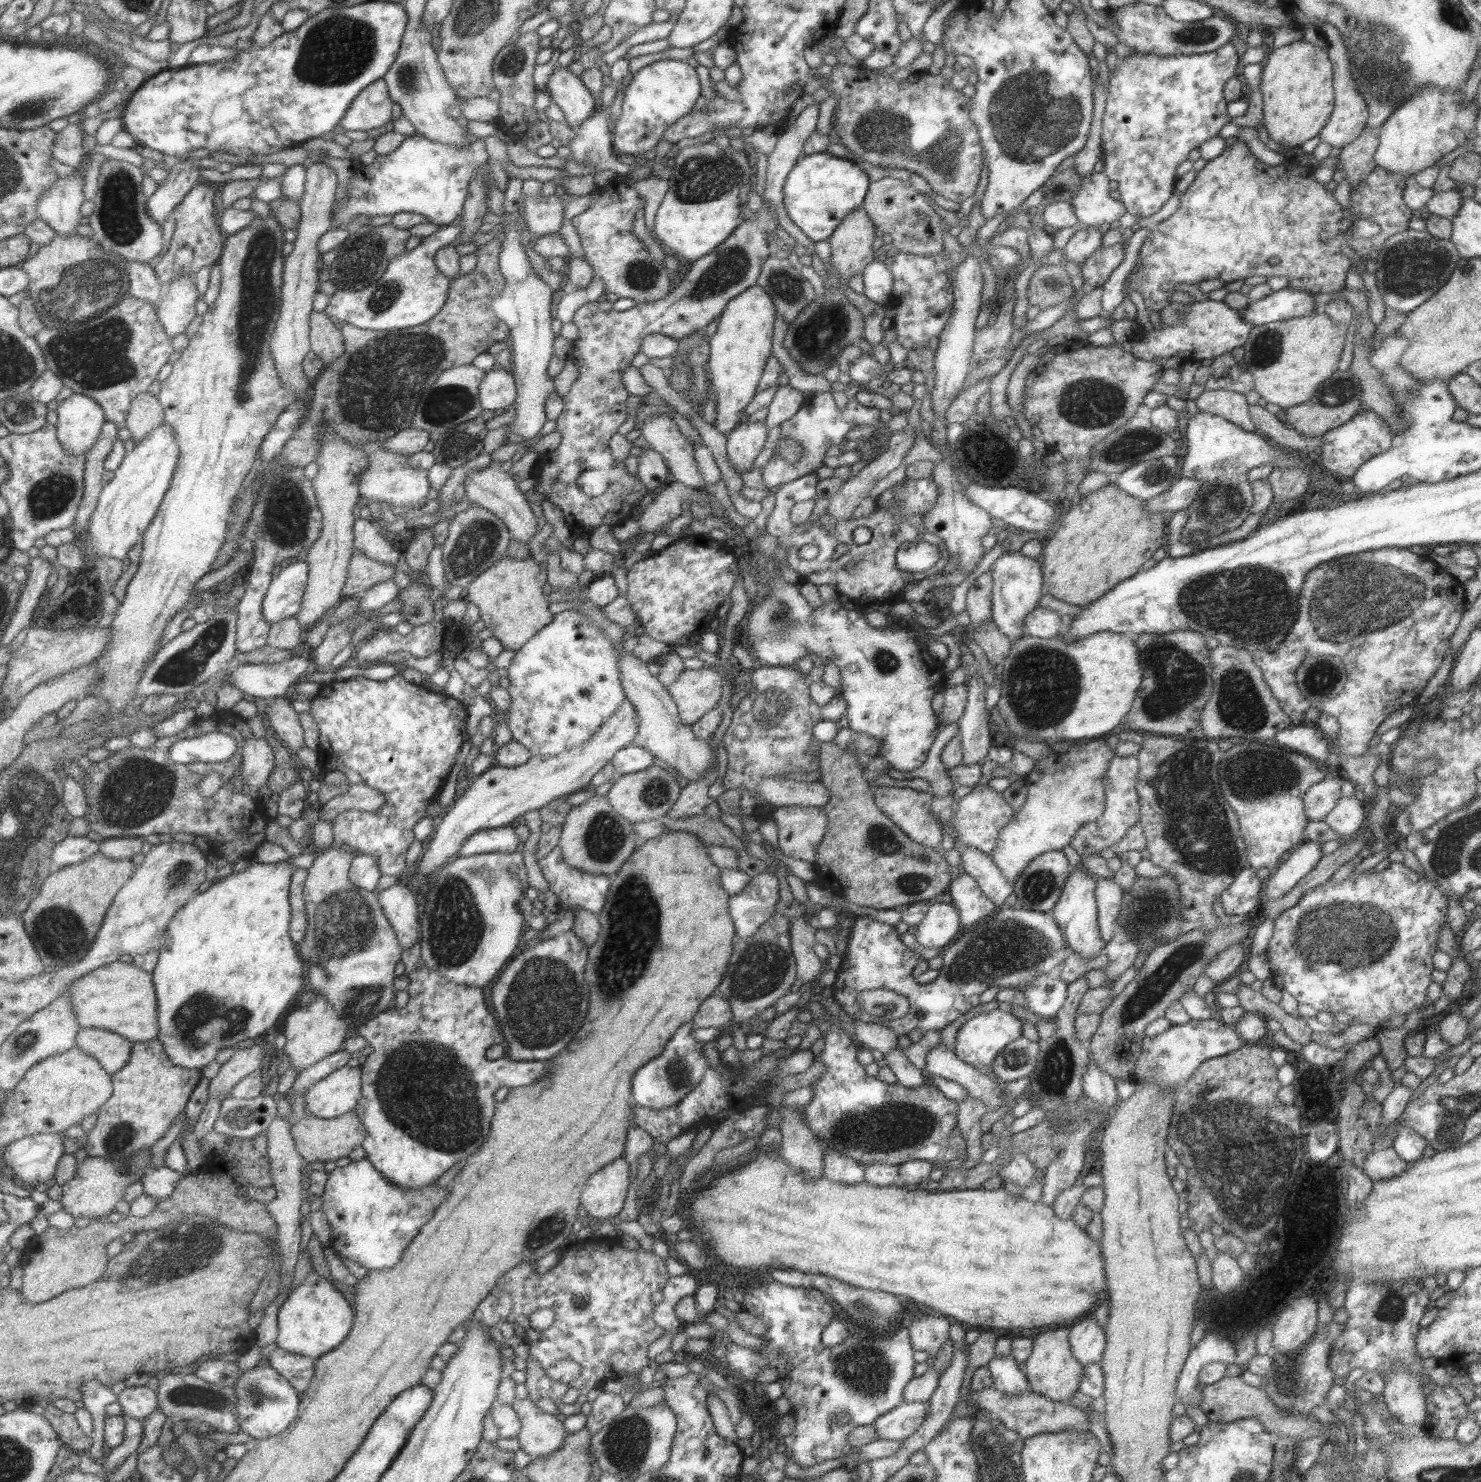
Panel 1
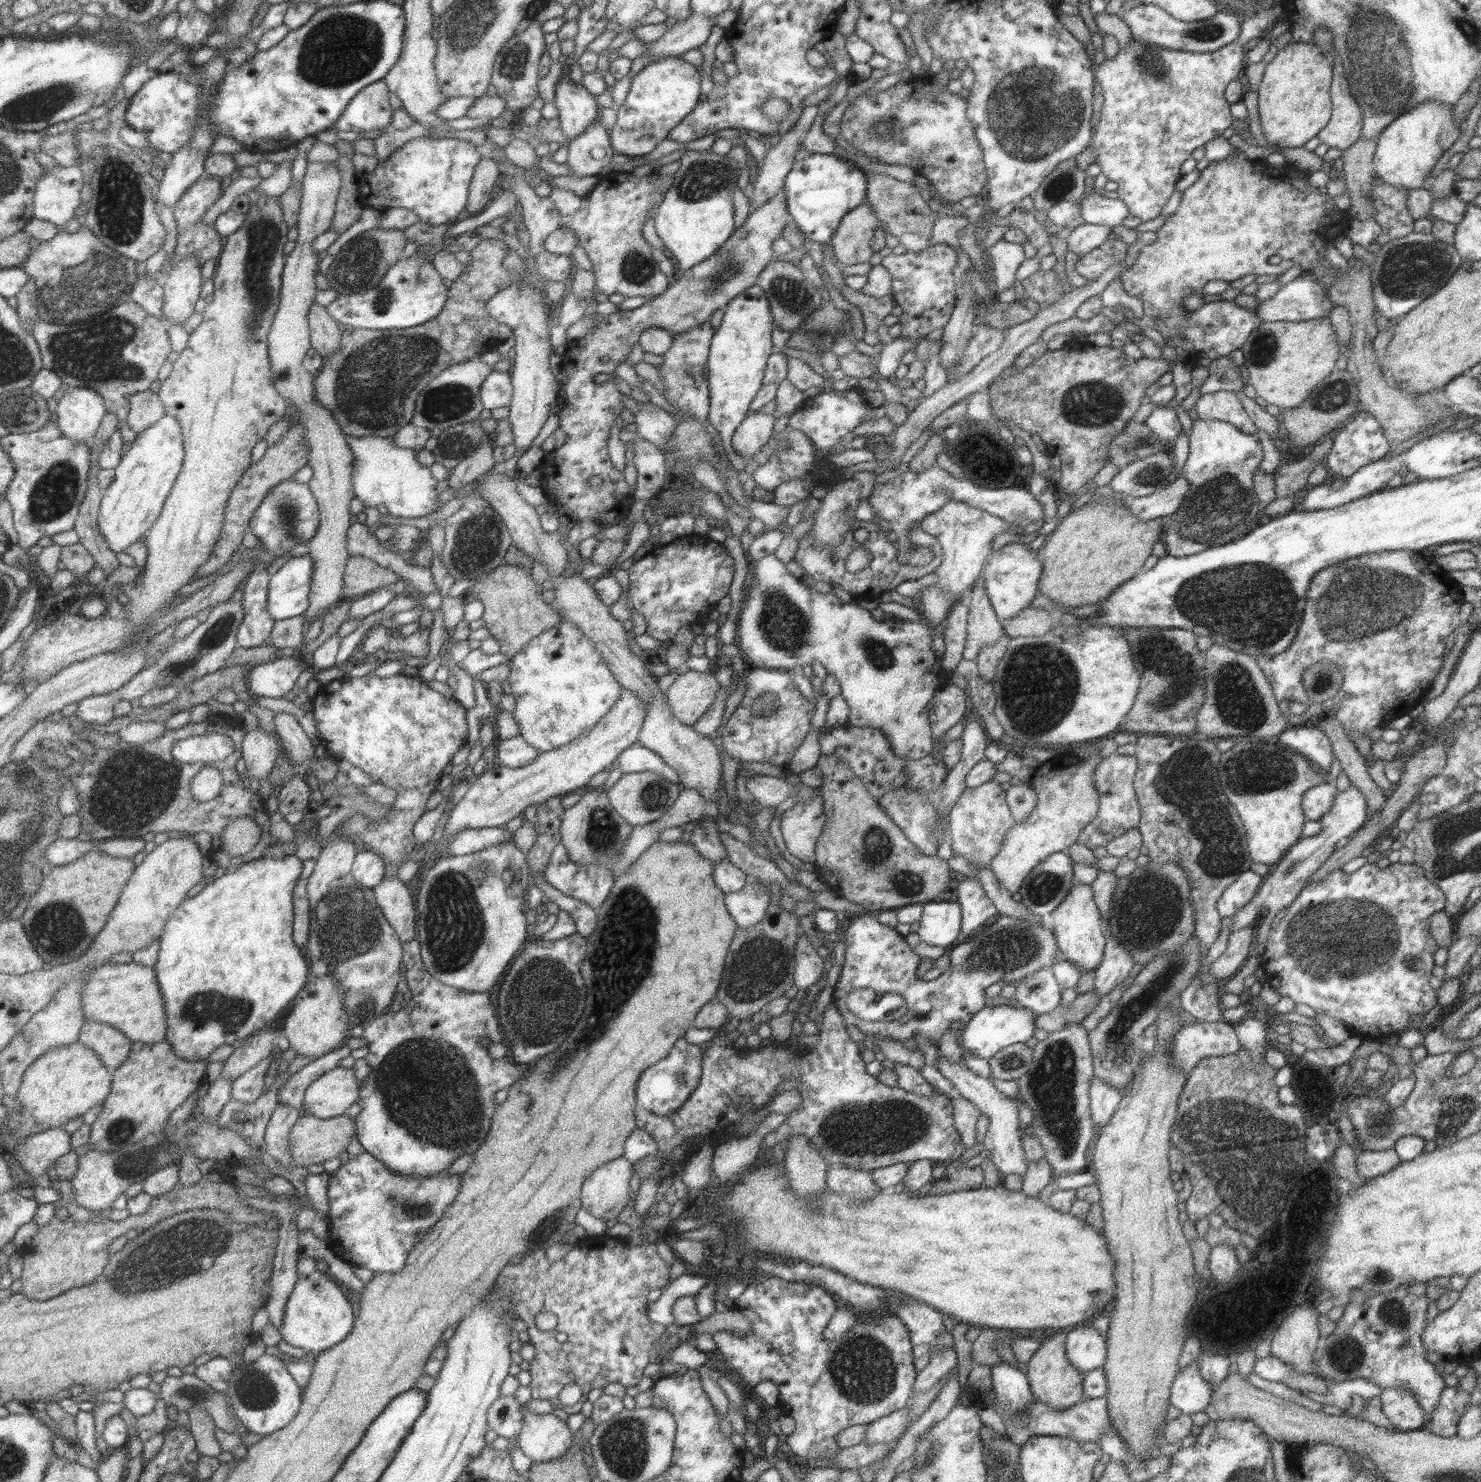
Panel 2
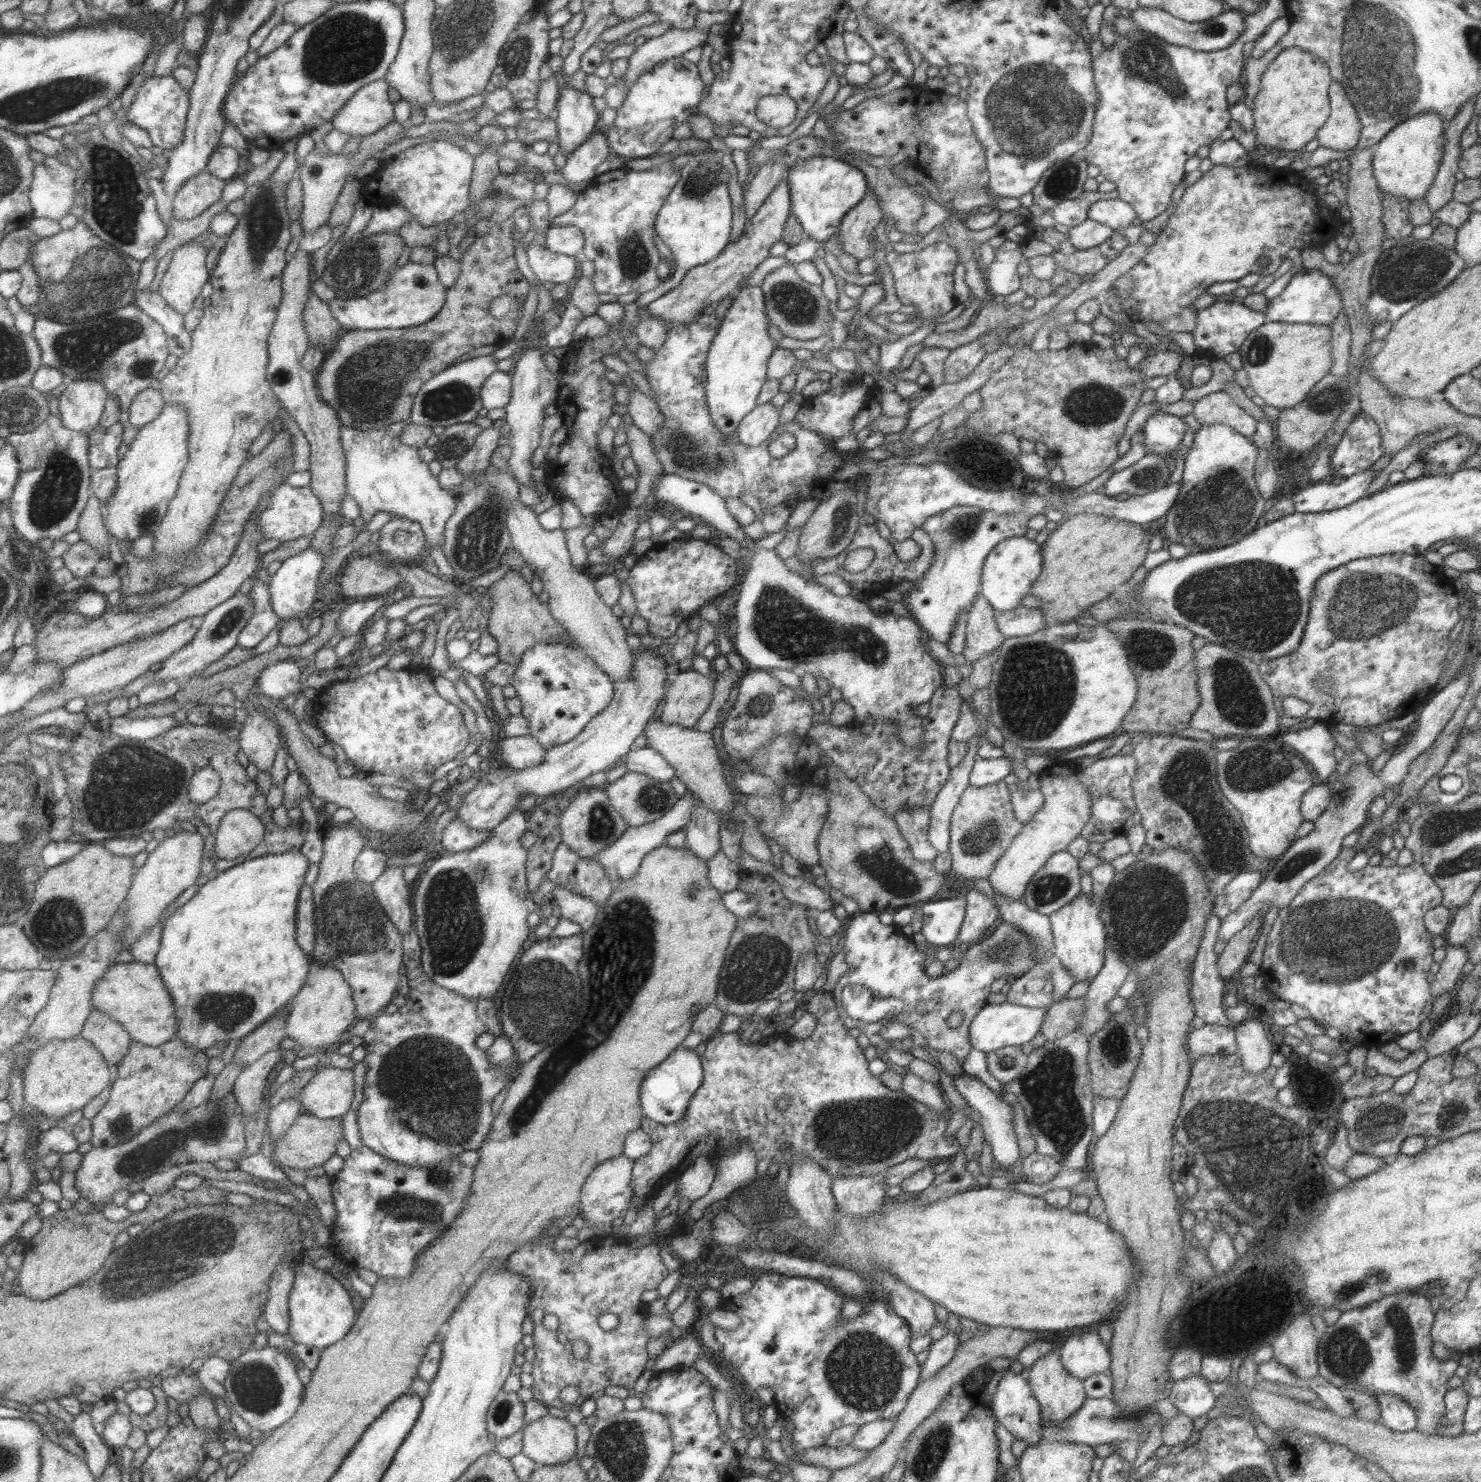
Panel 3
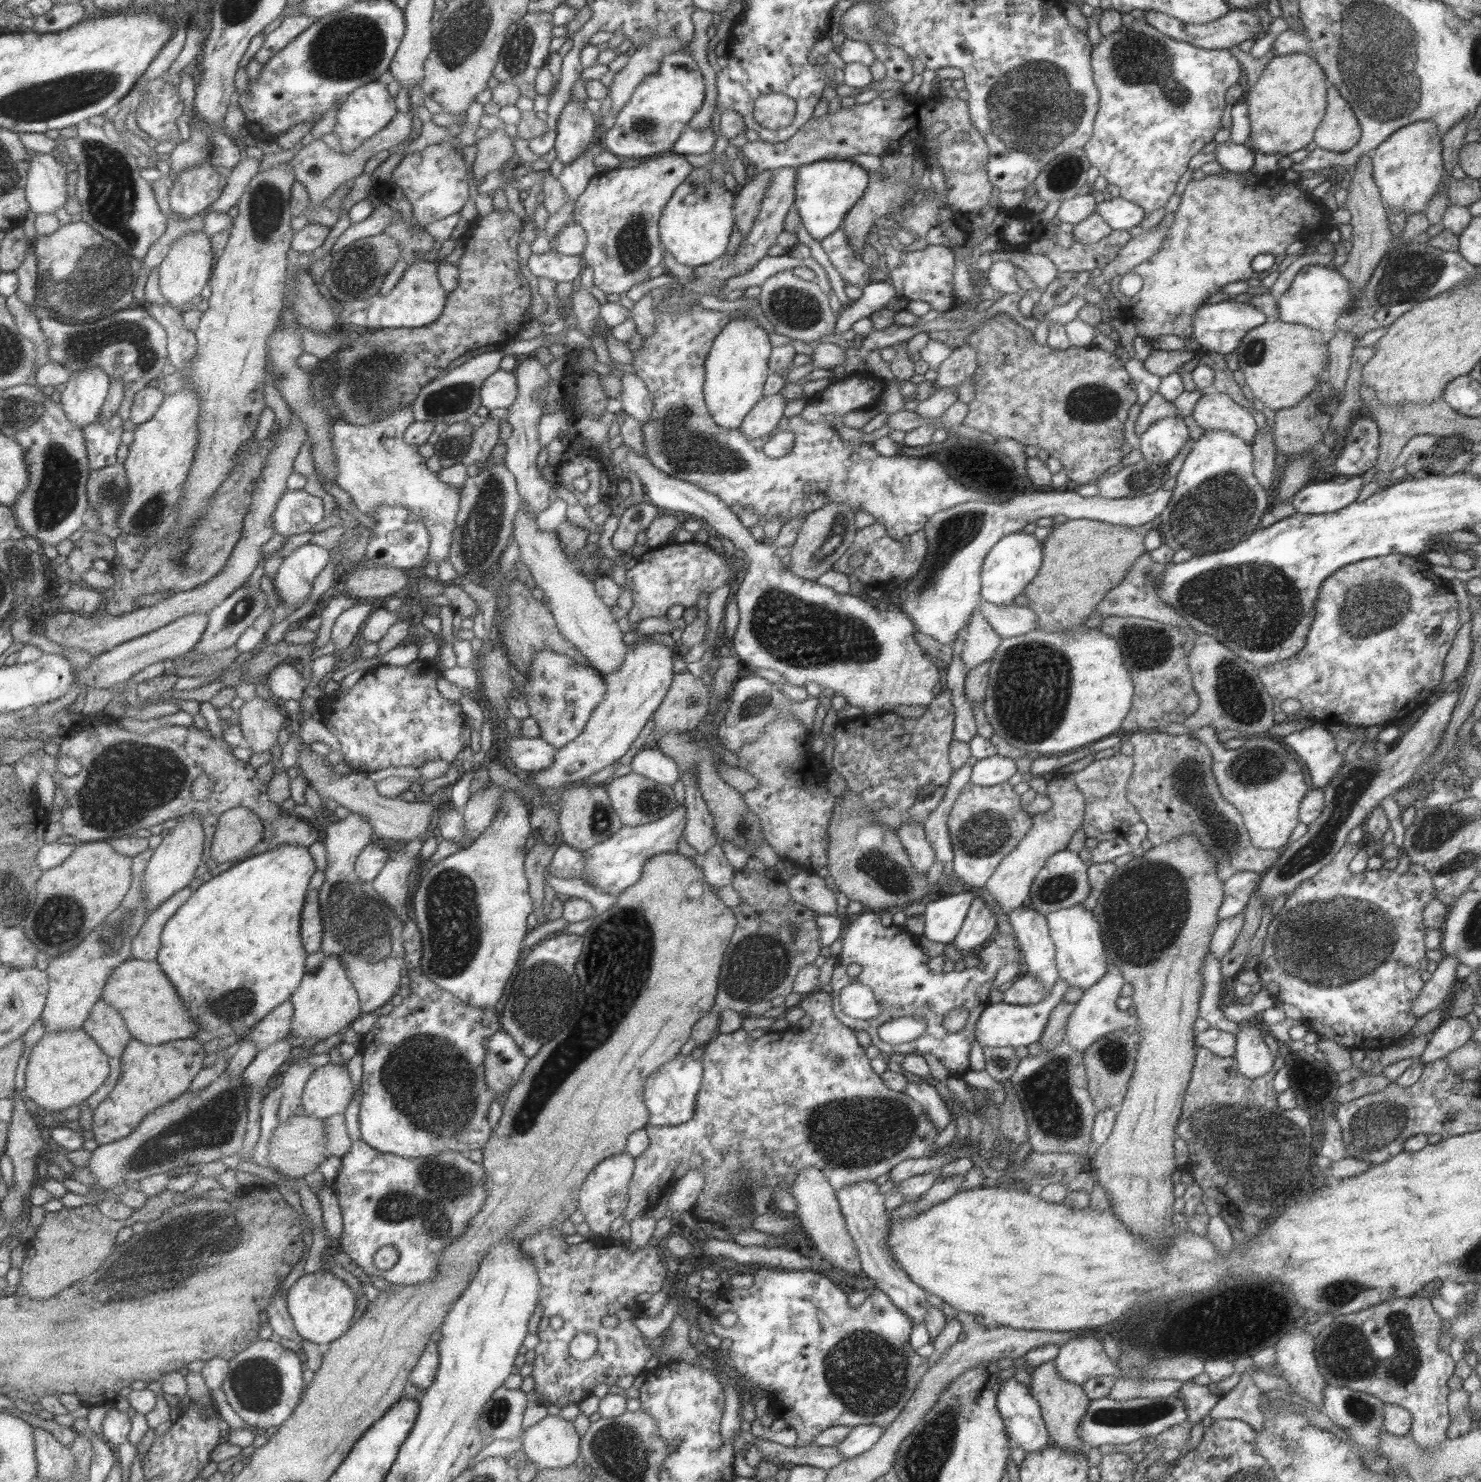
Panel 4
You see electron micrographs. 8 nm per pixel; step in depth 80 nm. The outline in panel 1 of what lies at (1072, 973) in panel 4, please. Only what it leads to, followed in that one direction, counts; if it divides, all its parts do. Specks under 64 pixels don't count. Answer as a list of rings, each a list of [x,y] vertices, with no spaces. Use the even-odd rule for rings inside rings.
[[[1085,865],[1073,869],[1073,872],[1067,876],[1061,895],[1051,910],[1053,922],[1059,926],[1068,951],[1075,952],[1087,960],[1103,954],[1105,947],[1105,943],[1099,937],[1094,896],[1095,887],[1097,887],[1095,882],[1096,878],[1089,874]]]

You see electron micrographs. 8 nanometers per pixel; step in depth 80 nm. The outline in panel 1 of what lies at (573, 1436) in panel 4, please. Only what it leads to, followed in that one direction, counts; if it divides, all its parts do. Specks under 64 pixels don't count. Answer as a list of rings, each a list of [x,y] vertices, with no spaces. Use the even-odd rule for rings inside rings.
[[[526,1396],[515,1398],[510,1403],[521,1422],[517,1439],[520,1449],[532,1459],[550,1455],[563,1444],[567,1434],[556,1416],[545,1414]]]

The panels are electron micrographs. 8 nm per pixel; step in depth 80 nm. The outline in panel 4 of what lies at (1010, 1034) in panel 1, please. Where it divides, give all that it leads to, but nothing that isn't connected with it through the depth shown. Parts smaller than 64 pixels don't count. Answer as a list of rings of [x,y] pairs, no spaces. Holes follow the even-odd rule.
[[[1057,977],[1053,983],[1049,996],[1044,1001],[1031,1005],[1015,1005],[999,1002],[998,1004],[989,1004],[983,1012],[981,1012],[977,1022],[974,1024],[974,1040],[980,1046],[997,1047],[1013,1047],[1027,1046],[1033,1041],[1037,1041],[1043,1032],[1051,1010],[1061,1001],[1065,990],[1067,990],[1067,981]]]

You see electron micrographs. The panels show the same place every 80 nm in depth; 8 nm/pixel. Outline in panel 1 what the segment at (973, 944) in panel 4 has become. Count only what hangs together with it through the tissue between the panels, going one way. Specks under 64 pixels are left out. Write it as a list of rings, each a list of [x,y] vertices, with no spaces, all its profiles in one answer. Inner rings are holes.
[[[961,872],[950,882],[947,891],[951,897],[951,904],[959,915],[960,926],[964,930],[973,928],[977,921],[997,910],[991,900],[981,893],[975,880],[965,872]]]

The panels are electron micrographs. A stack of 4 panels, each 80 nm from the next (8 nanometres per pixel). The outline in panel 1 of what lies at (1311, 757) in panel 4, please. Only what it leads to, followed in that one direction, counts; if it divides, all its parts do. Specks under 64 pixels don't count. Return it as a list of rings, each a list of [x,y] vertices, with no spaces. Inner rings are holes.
[[[1303,722],[1297,726],[1291,724],[1275,733],[1278,746],[1315,760],[1324,761],[1331,752],[1329,738],[1316,726]]]

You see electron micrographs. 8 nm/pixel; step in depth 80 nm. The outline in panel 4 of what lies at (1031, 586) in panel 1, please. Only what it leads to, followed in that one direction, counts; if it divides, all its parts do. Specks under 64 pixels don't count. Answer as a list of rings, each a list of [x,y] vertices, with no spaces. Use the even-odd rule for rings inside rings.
[[[1015,532],[999,539],[985,555],[980,570],[980,598],[997,606],[1009,606],[1037,576],[1042,561],[1042,541],[1033,534]]]

